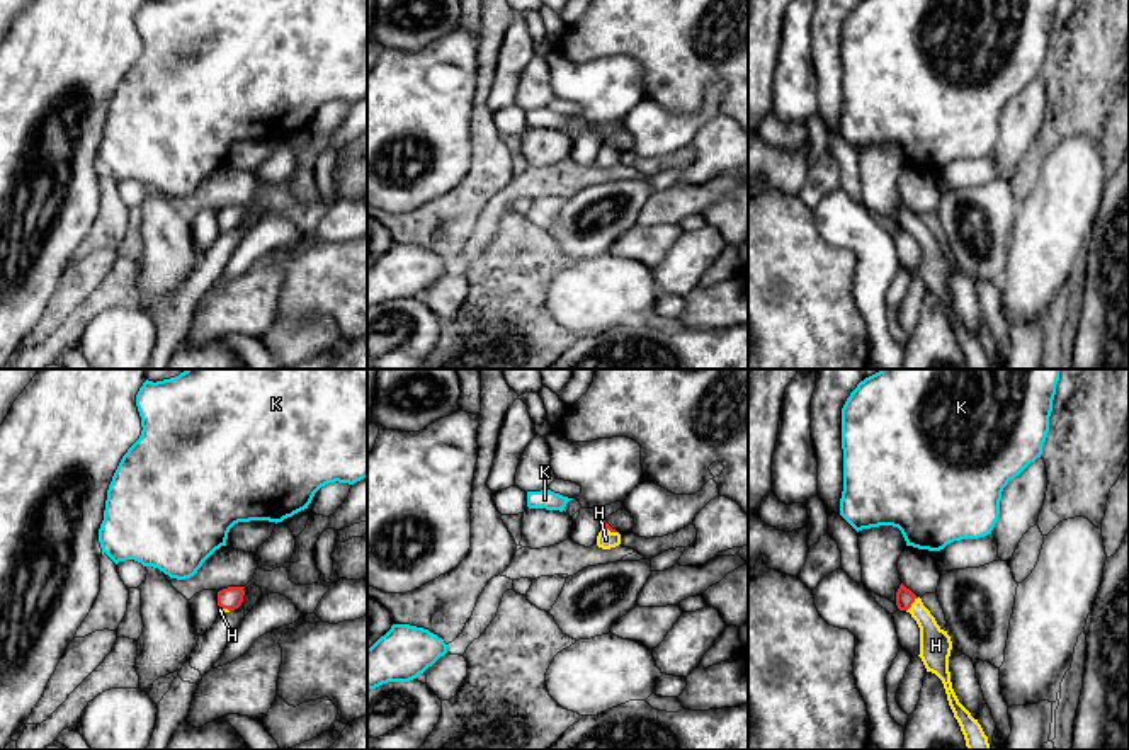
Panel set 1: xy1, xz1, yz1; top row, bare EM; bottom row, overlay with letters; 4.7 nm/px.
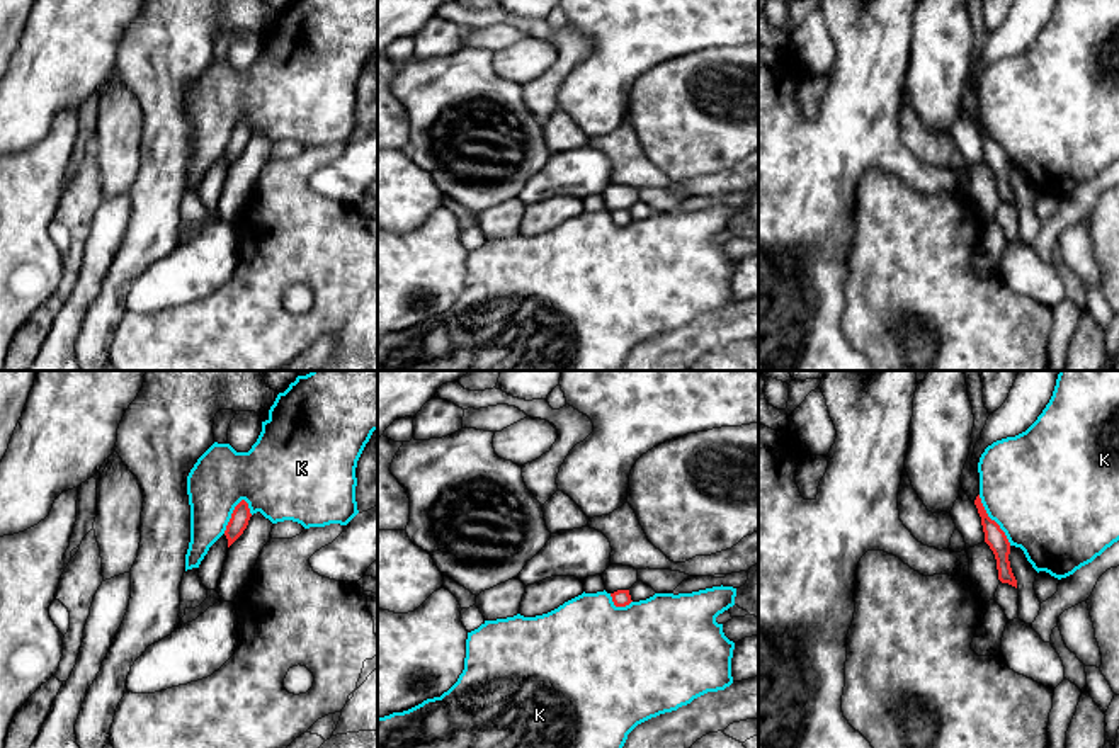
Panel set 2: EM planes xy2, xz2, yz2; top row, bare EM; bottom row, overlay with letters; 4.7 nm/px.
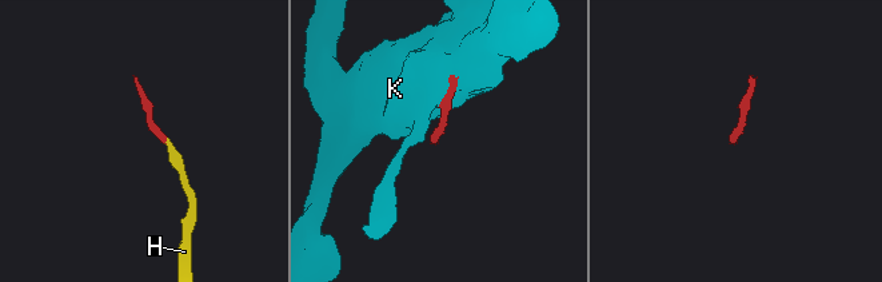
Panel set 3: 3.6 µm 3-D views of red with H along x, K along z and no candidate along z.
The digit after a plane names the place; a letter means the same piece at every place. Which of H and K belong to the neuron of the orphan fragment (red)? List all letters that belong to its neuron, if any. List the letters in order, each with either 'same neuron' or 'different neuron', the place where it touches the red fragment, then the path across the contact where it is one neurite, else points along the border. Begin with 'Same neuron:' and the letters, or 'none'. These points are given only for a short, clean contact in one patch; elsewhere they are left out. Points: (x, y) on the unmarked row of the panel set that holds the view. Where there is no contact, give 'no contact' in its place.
Same neuron: H
H: same neuron; meets red in yz1 at (912, 221); runs through yz1 (905, 216), (912, 221), (927, 242), (936, 264)
K: different neuron; meets red in yz2 at (994, 140); border along yz2 (978, 114), (985, 131), (1011, 164)

